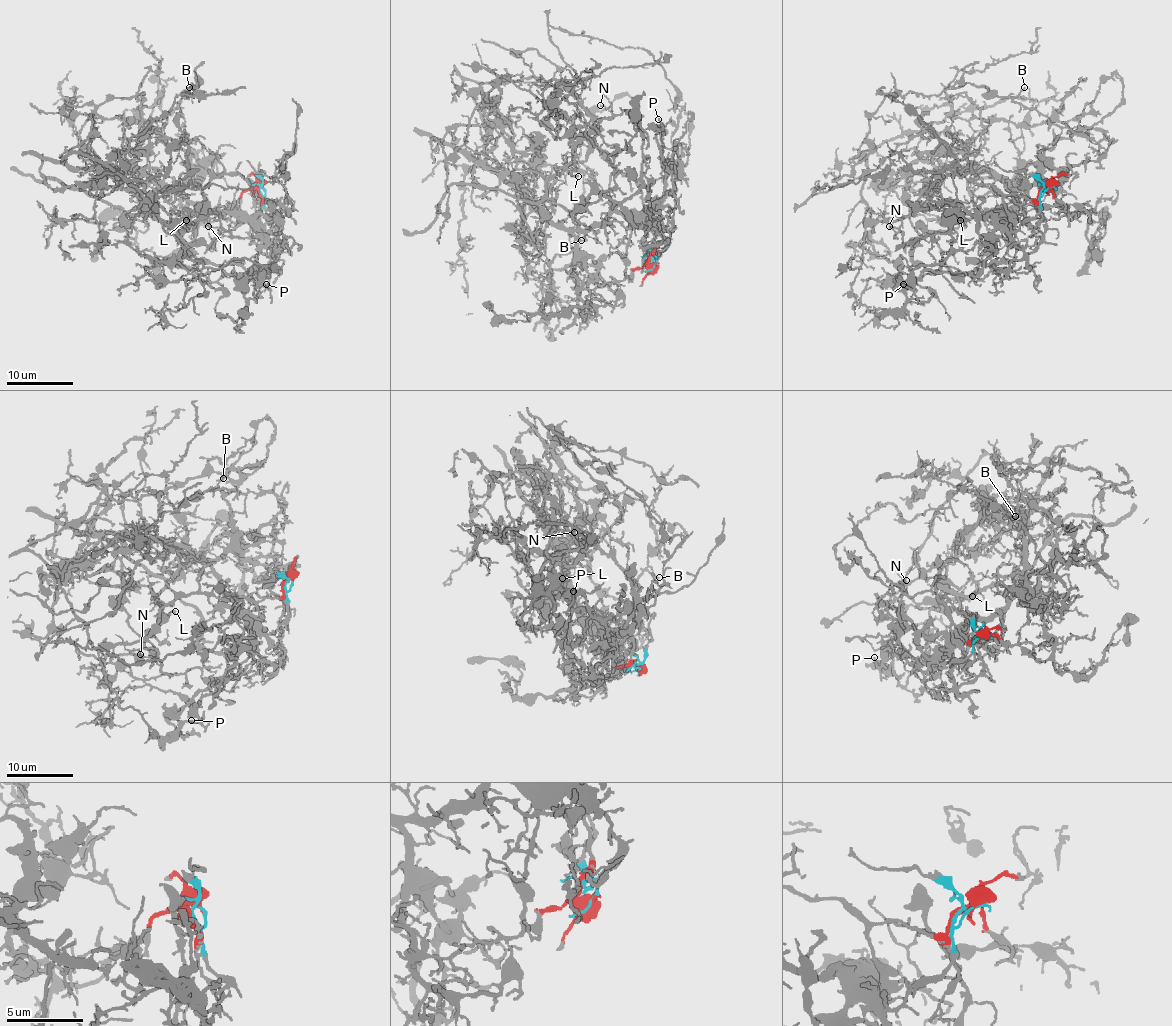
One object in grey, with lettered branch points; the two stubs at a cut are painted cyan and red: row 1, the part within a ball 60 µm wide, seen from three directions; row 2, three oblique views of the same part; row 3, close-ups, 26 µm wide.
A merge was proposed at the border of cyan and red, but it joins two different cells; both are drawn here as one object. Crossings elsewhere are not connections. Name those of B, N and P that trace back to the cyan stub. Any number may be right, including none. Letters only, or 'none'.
P

